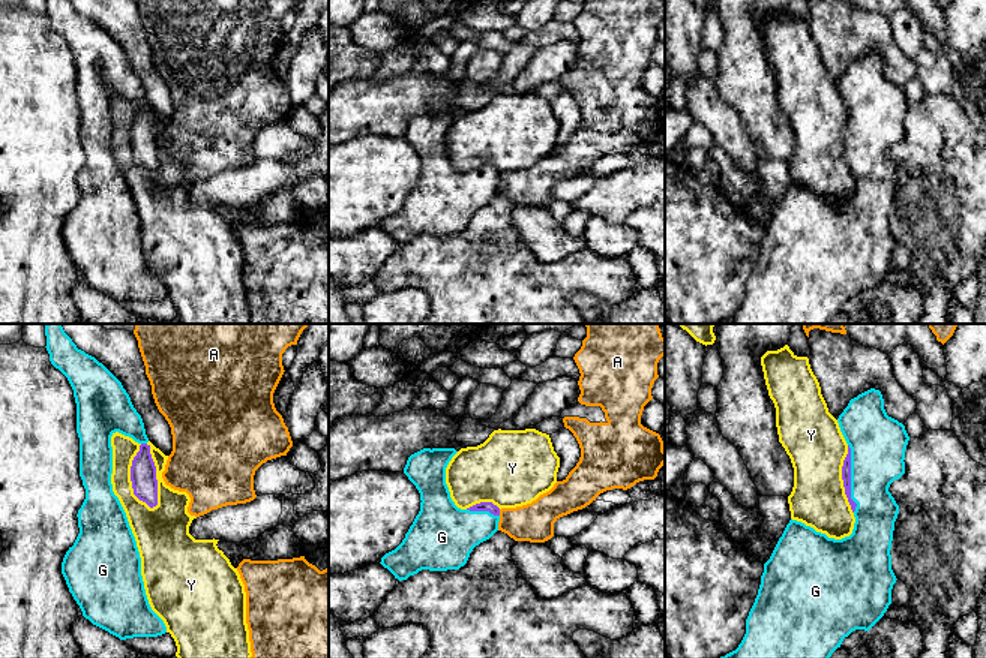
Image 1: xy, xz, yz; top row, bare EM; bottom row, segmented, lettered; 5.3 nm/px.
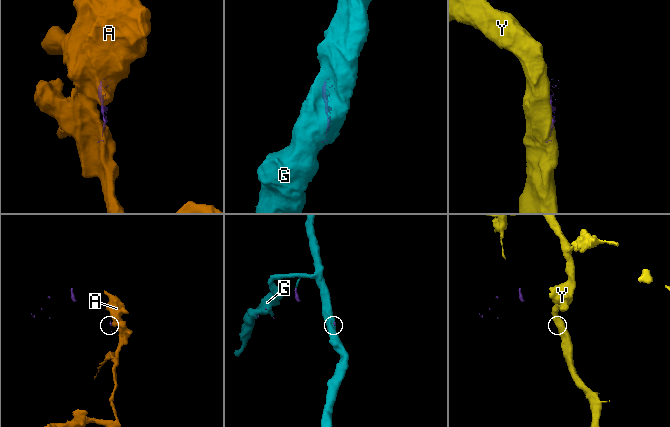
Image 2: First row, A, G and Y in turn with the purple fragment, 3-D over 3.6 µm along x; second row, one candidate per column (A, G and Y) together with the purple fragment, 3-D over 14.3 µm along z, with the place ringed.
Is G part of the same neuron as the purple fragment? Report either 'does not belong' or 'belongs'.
belongs

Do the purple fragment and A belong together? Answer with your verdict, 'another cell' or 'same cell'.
another cell

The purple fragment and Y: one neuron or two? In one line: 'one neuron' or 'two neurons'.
two neurons

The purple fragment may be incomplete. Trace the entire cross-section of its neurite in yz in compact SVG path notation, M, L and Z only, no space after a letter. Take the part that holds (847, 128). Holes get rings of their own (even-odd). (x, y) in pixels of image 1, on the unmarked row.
M875 52L851 63L837 87L848 108L842 144L855 181L852 198L834 204L791 183L764 228L741 307L717 324L828 324L845 301L855 294L869 295L891 268L897 243L890 214L899 169L888 151L905 138L909 100L902 87L887 79Z

